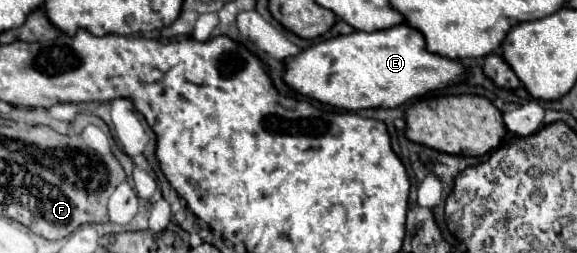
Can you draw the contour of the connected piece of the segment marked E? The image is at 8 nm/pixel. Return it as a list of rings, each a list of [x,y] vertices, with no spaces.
[[[405,23],[389,27],[389,29],[373,31],[373,33],[353,31],[351,35],[339,35],[339,37],[315,43],[293,57],[287,57],[283,63],[285,63],[283,81],[295,93],[315,99],[323,105],[345,109],[345,111],[359,111],[359,109],[371,109],[371,107],[383,107],[383,109],[399,107],[407,101],[423,97],[425,93],[433,89],[443,89],[445,85],[459,81],[465,73],[465,67],[461,63],[429,53],[425,49],[423,35]]]

